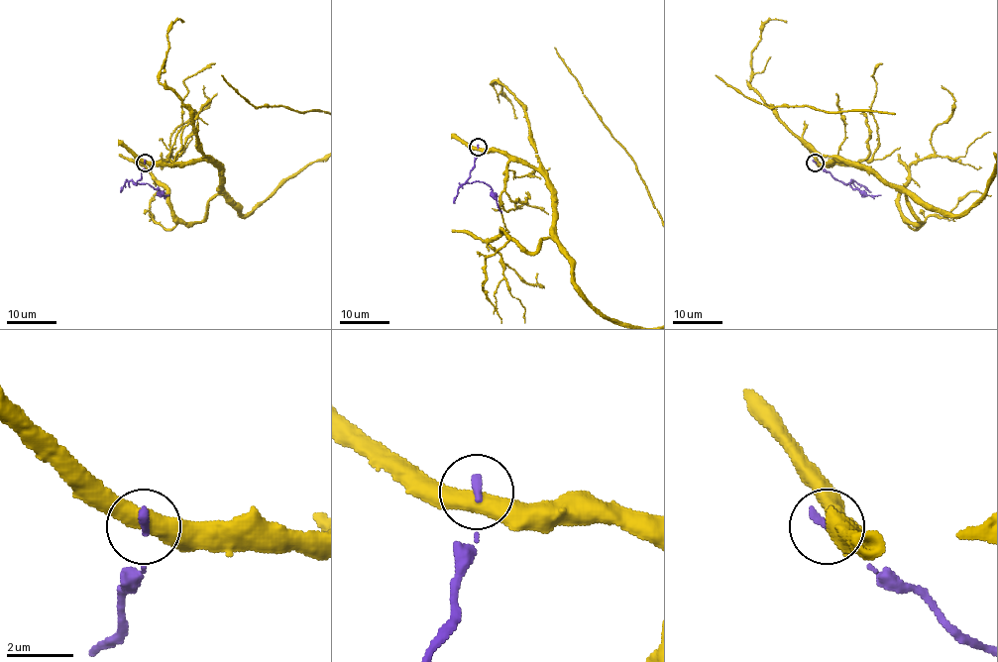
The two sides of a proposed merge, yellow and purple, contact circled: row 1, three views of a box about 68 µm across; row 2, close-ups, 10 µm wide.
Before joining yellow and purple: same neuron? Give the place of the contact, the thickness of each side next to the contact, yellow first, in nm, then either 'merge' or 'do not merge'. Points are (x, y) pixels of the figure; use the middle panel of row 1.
place (478, 147); calibres 500 and 240 nm; do not merge

